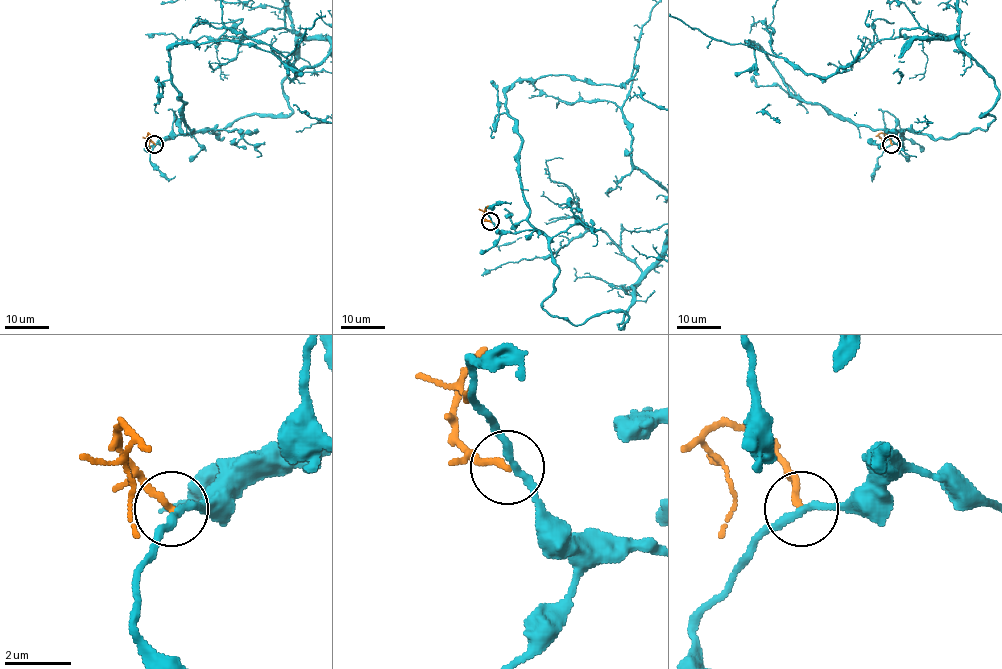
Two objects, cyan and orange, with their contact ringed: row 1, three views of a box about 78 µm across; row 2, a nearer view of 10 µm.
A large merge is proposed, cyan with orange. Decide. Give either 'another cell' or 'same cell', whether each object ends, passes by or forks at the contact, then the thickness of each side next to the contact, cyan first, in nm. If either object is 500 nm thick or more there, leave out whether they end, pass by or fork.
another cell; cyan passes by; orange ends; calibres 220 and 200 nm

